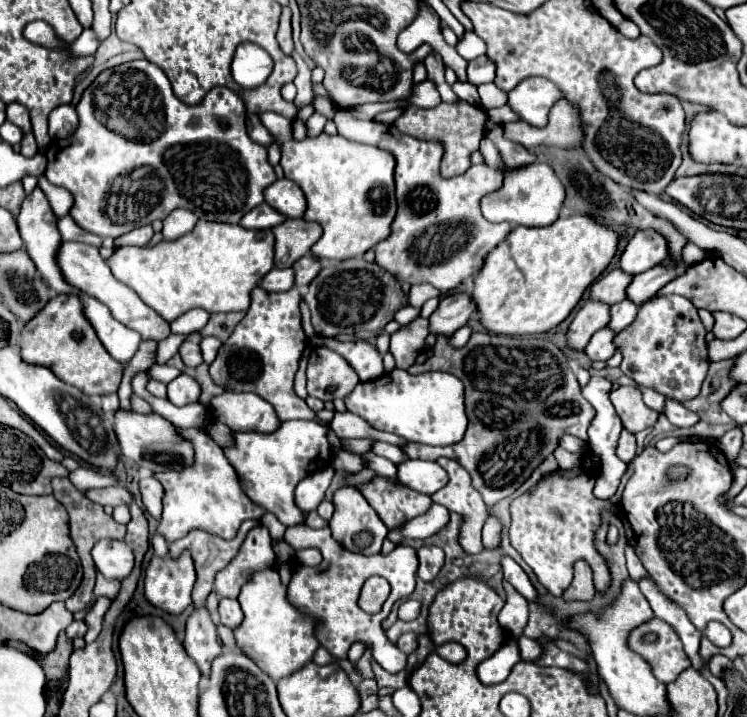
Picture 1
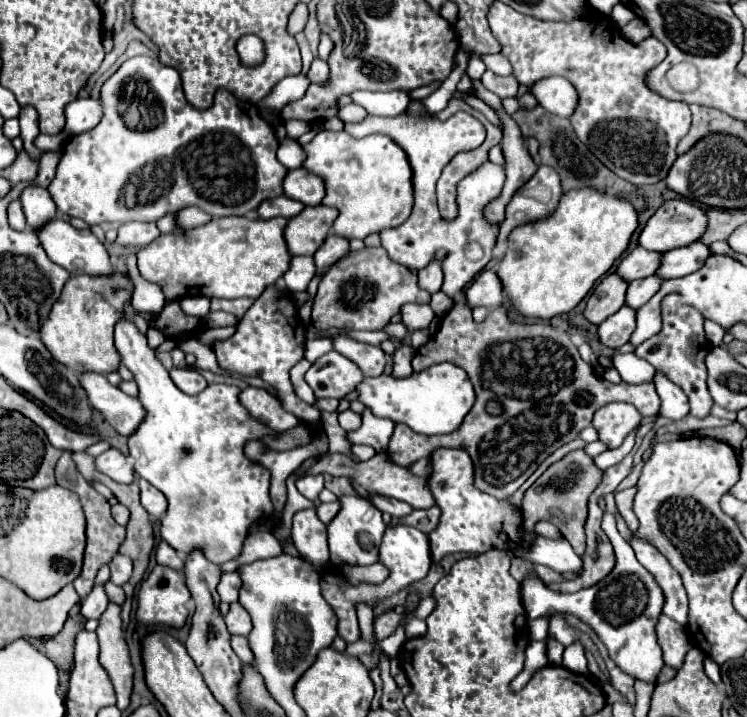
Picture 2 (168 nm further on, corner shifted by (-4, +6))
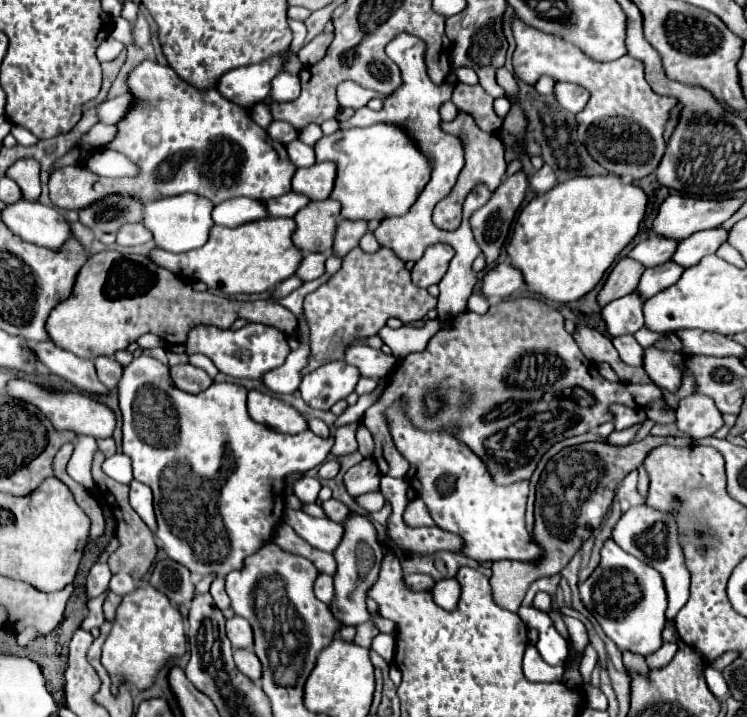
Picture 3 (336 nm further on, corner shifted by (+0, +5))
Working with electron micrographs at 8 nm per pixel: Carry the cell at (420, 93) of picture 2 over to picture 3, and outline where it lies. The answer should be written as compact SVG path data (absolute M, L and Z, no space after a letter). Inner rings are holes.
M344 81L337 88L337 98L342 108L360 109L374 97L386 98L372 90L365 89L352 81Z

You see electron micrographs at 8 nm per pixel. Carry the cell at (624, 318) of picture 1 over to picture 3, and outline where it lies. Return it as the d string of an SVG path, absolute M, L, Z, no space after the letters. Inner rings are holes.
M667 261L665 265L657 265L653 269L645 269L635 293L641 299L649 299L649 297L657 295L659 291L663 291L663 289L671 287L673 283L677 283L681 273L683 273L683 267L679 267L673 261Z

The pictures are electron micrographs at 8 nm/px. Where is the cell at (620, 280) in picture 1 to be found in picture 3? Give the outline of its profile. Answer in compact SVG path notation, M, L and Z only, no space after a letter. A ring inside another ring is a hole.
M649 237L635 245L629 253L629 259L639 261L643 267L651 269L657 265L663 265L665 261L671 259L671 255L677 249L677 241L665 239L665 237Z

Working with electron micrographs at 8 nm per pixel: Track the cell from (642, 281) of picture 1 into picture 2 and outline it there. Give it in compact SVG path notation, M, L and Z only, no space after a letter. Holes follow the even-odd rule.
M697 240L689 246L675 248L671 252L665 252L661 258L661 268L657 270L657 276L661 278L681 278L691 272L697 272L705 260L711 256L711 250L705 242Z

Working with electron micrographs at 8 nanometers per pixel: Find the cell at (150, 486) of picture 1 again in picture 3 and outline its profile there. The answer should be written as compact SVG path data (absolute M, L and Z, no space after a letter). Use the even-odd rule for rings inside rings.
M135 479L129 483L129 487L131 487L131 493L129 493L131 507L145 521L151 533L157 533L157 523L155 523L155 513L153 513L153 491Z

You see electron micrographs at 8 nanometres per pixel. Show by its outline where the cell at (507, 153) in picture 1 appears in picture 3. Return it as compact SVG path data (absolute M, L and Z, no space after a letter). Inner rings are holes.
M519 171L515 175L509 175L493 193L491 193L491 199L473 213L471 217L471 229L473 229L473 235L475 235L475 241L479 243L479 247L483 249L483 255L487 257L487 263L493 263L497 257L499 257L499 251L509 235L509 229L511 229L511 221L525 197L525 191L527 191L527 175L525 171Z

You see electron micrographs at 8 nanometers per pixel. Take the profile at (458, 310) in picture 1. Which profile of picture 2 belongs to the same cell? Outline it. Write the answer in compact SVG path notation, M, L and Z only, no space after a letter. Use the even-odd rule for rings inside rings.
M493 268L483 270L475 282L465 292L469 306L499 306L503 302L503 288L497 272Z

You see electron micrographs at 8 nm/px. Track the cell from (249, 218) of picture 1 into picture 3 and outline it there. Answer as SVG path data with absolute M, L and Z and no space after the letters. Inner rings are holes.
M291 191L279 199L267 201L267 213L269 213L269 217L293 217L307 203L309 203L309 197Z

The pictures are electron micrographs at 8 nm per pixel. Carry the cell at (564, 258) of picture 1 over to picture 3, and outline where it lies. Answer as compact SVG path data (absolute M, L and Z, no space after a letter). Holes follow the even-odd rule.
M615 175L575 177L537 195L519 213L507 255L521 271L527 289L543 299L571 303L589 293L615 257L637 235L647 195L635 185L623 185Z

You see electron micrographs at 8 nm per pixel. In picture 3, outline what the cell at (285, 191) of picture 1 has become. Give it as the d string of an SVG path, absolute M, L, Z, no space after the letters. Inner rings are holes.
M315 163L307 169L297 169L293 175L293 191L311 197L311 201L327 199L335 181L333 163Z

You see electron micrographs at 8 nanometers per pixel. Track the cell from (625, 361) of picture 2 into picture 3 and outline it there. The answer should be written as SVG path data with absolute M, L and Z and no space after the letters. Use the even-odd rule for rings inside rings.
M633 335L615 337L615 339L613 339L613 345L615 345L621 361L625 361L625 363L631 365L631 367L643 367L643 361L641 361L643 347L635 341Z

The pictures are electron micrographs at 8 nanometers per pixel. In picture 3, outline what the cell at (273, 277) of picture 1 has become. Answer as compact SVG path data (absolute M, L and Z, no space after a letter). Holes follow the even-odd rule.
M307 253L303 255L303 261L299 263L299 269L295 271L295 277L299 277L303 283L317 279L323 275L325 271L325 253Z

